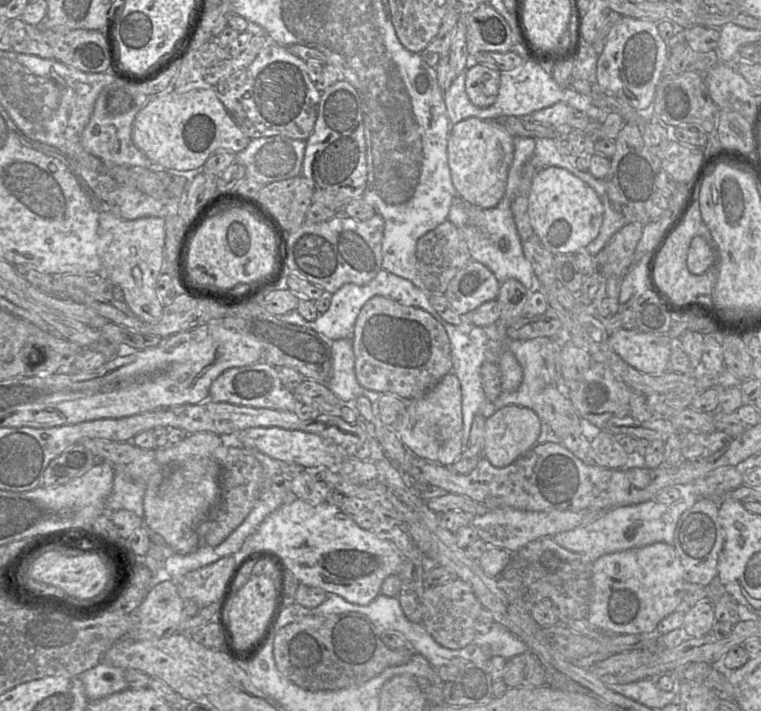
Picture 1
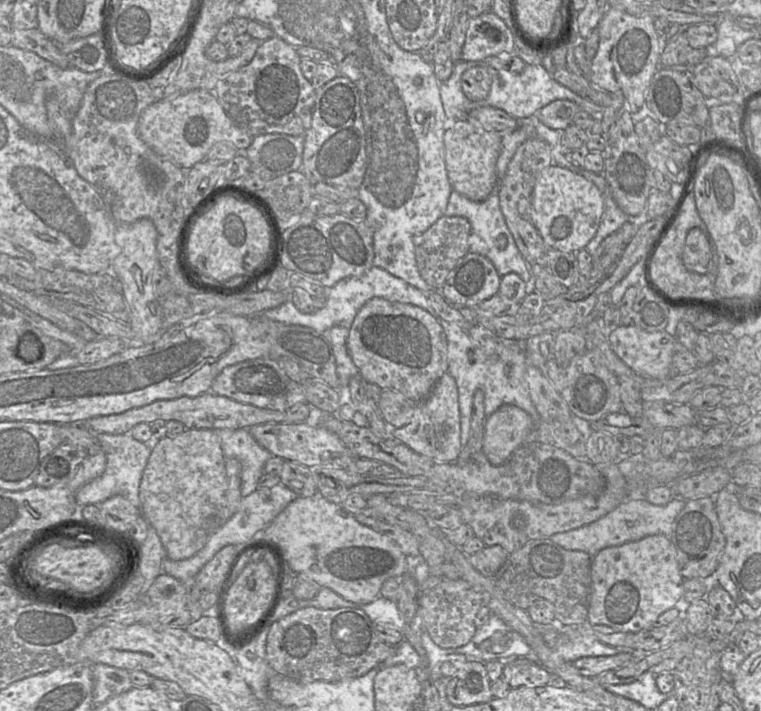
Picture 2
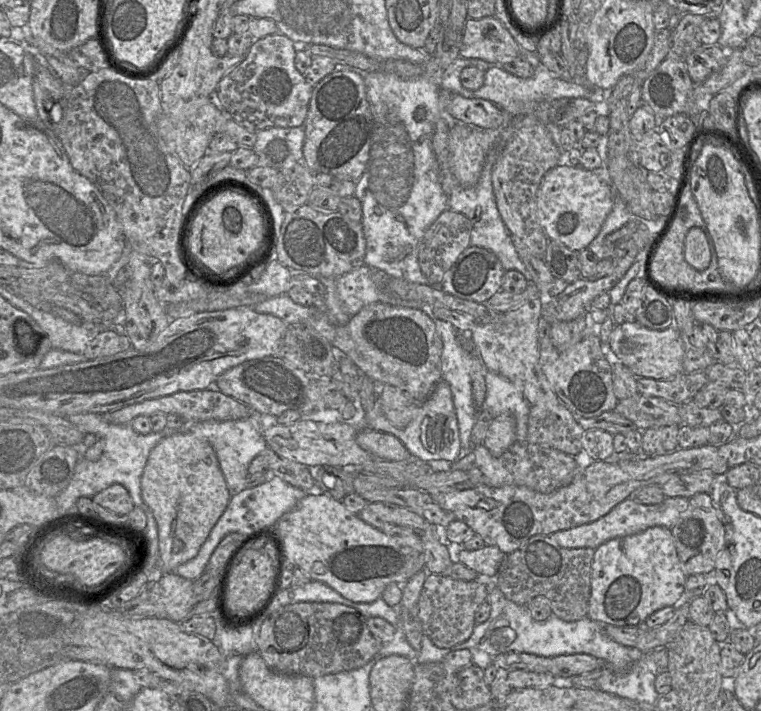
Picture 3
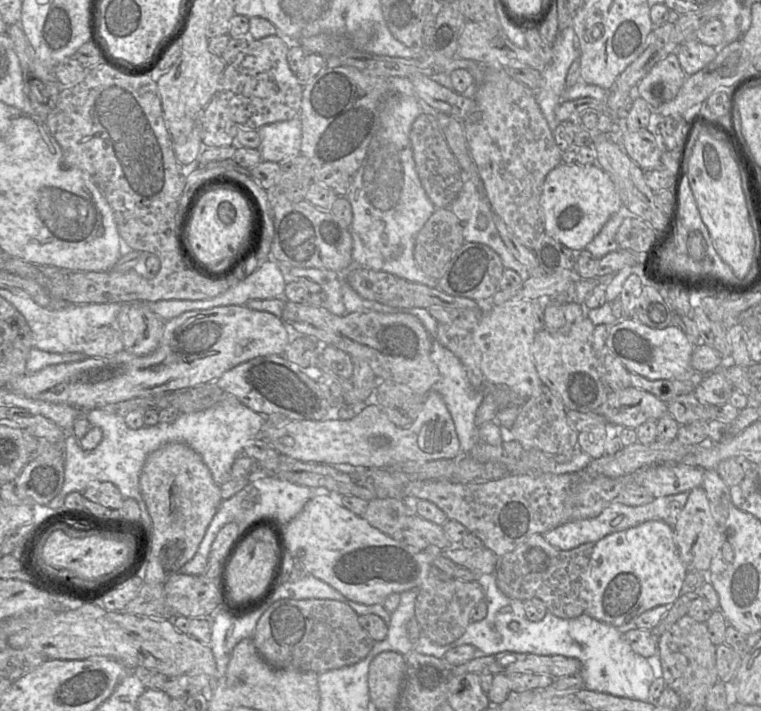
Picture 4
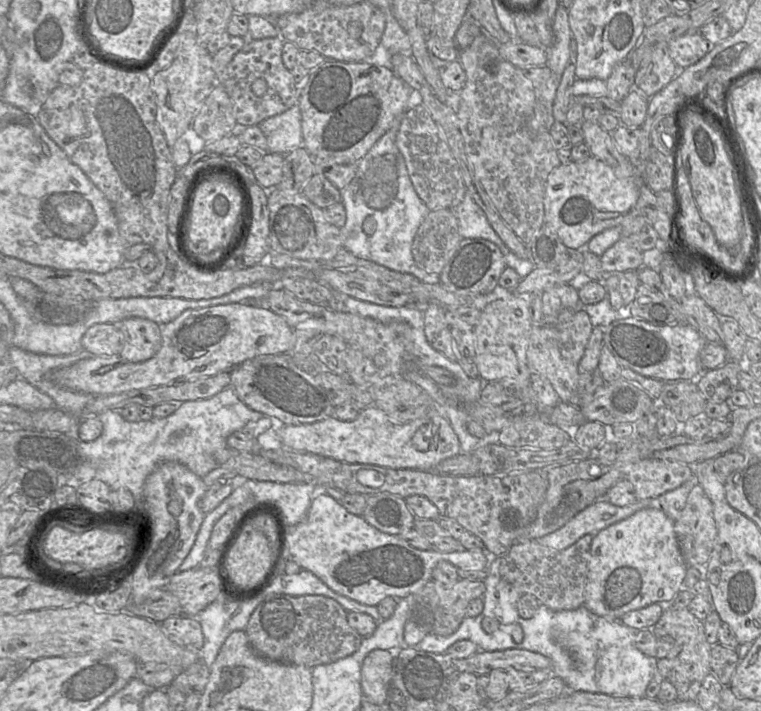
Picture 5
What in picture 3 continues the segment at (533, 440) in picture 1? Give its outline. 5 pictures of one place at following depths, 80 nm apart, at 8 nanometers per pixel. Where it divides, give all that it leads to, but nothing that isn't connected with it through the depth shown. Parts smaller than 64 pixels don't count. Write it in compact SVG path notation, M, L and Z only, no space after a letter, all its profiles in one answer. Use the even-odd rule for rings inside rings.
M503 413L491 421L485 438L484 446L492 456L501 456L516 441L516 421L510 413Z

